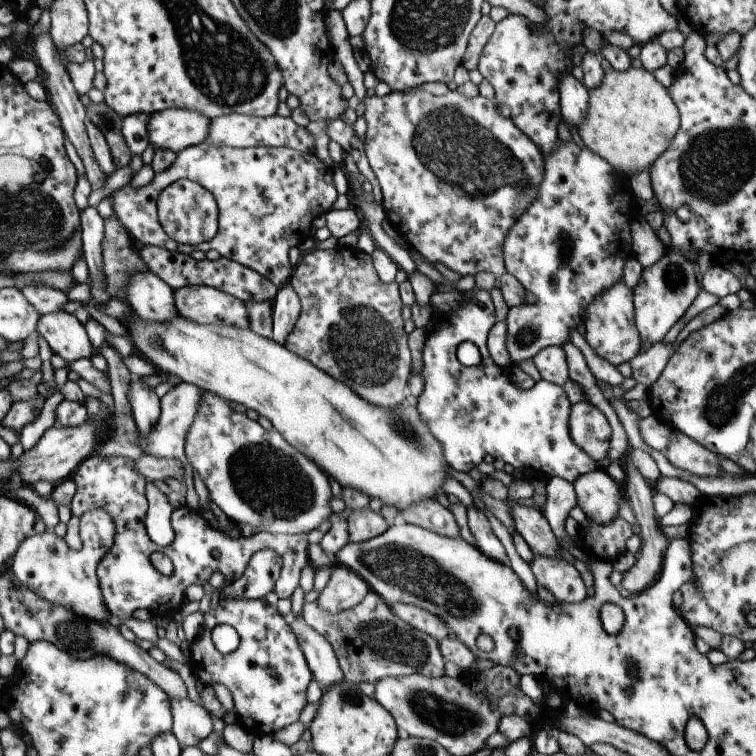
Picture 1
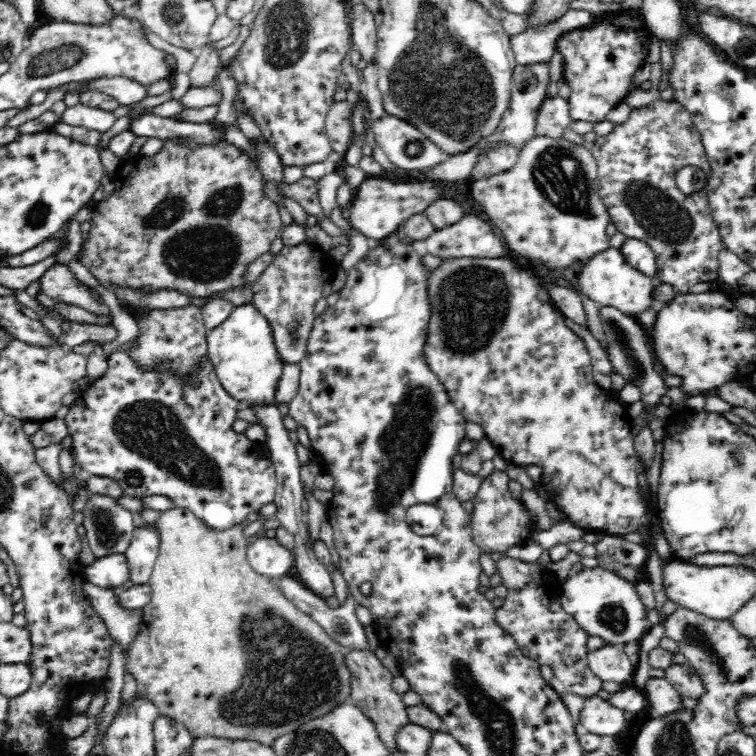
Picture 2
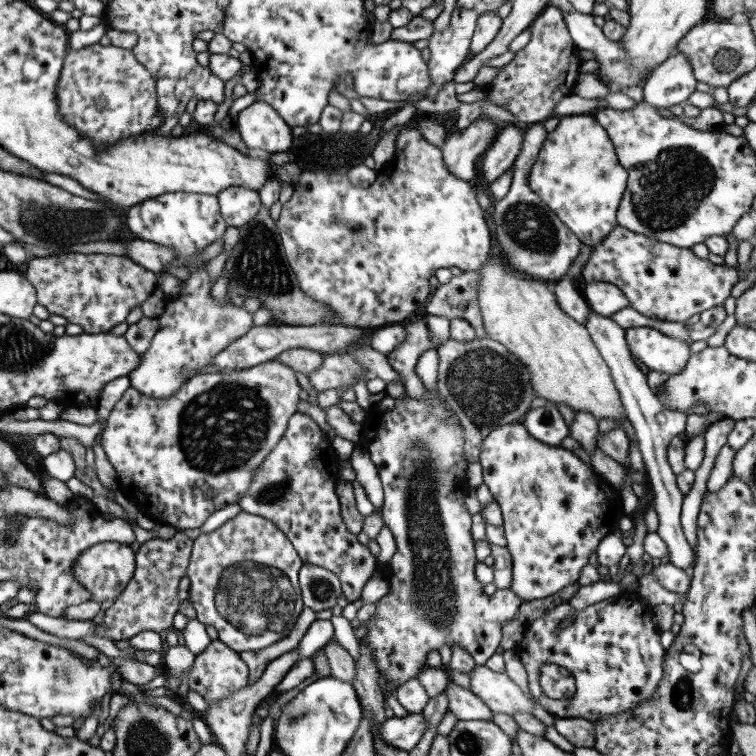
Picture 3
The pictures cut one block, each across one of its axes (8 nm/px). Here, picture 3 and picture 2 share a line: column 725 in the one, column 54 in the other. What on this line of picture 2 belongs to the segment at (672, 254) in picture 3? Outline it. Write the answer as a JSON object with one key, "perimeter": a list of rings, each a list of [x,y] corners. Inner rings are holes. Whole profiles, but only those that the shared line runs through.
{"perimeter":[[[58,263],[52,266],[38,281],[42,283],[41,291],[53,296],[56,300],[76,304],[76,306],[81,306],[98,314],[107,314],[109,312],[106,305],[100,306],[94,303],[90,293],[78,286],[84,284],[76,280],[65,264]]]}

